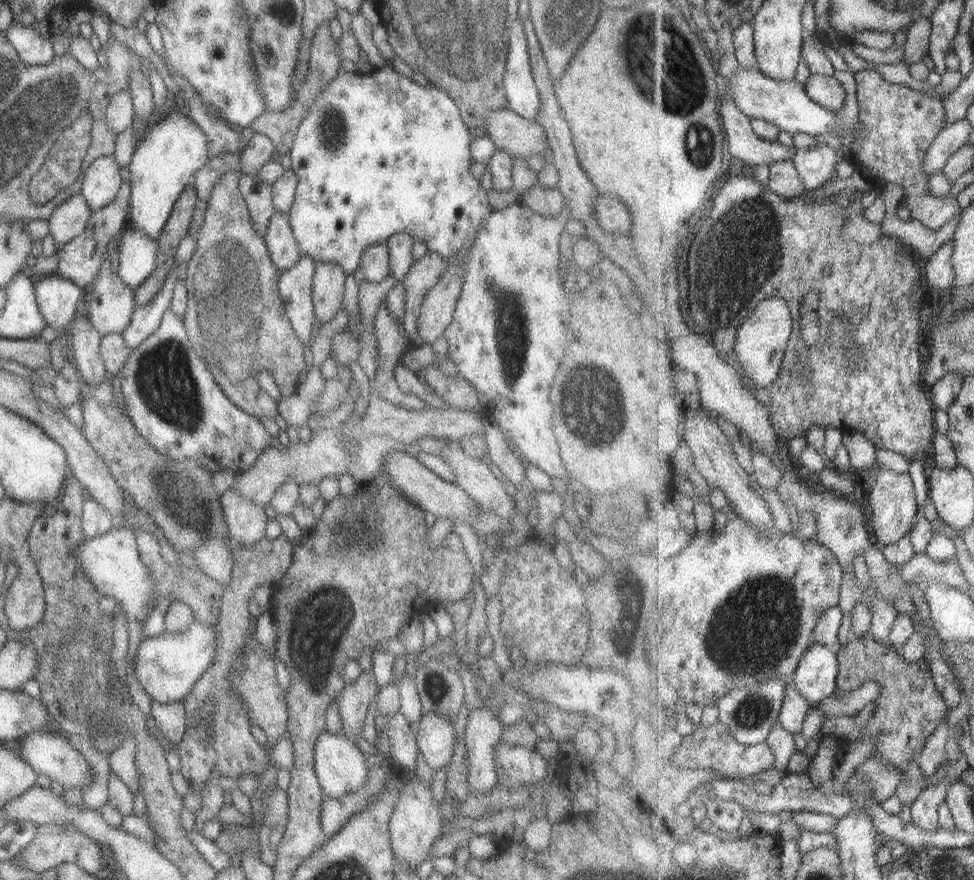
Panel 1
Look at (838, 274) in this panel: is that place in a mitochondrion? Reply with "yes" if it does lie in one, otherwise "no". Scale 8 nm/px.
no

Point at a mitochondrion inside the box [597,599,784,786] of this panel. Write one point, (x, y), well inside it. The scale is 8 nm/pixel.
(751, 712)

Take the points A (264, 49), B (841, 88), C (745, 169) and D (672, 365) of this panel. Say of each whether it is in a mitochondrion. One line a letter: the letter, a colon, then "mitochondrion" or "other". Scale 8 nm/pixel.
A: mitochondrion
B: other
C: other
D: other

